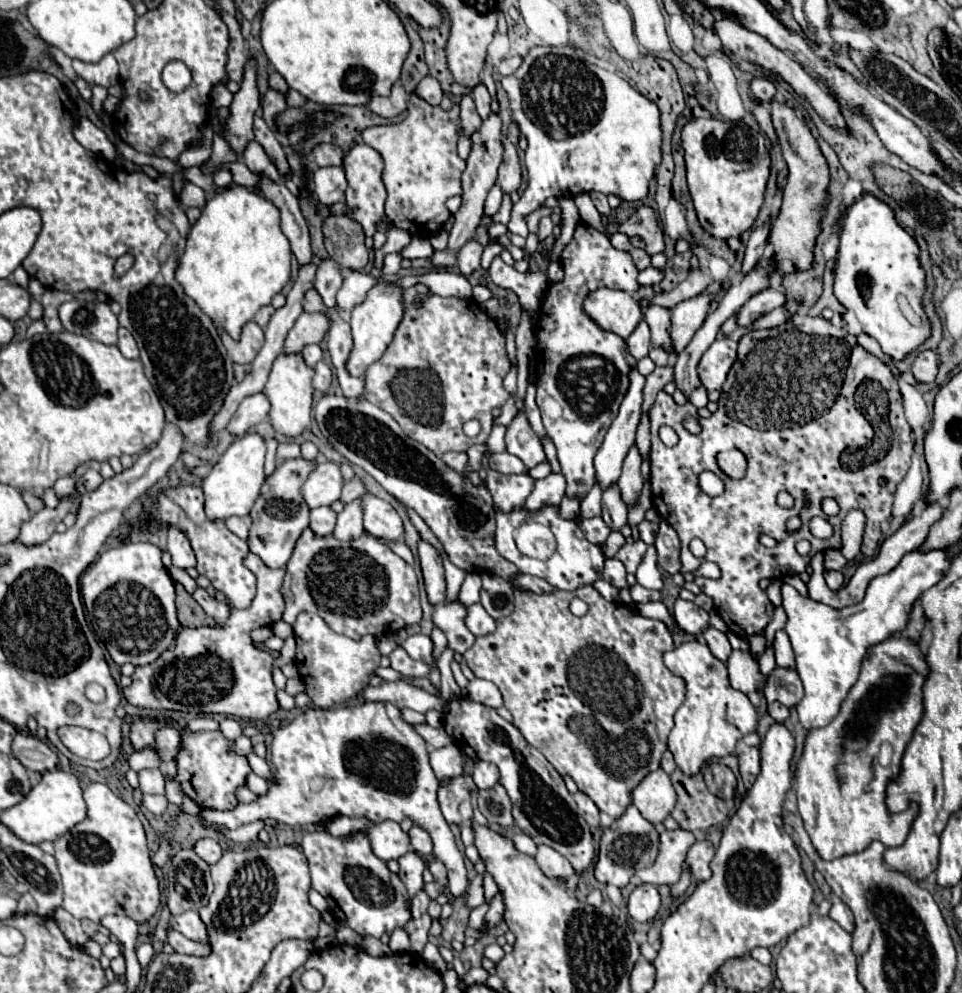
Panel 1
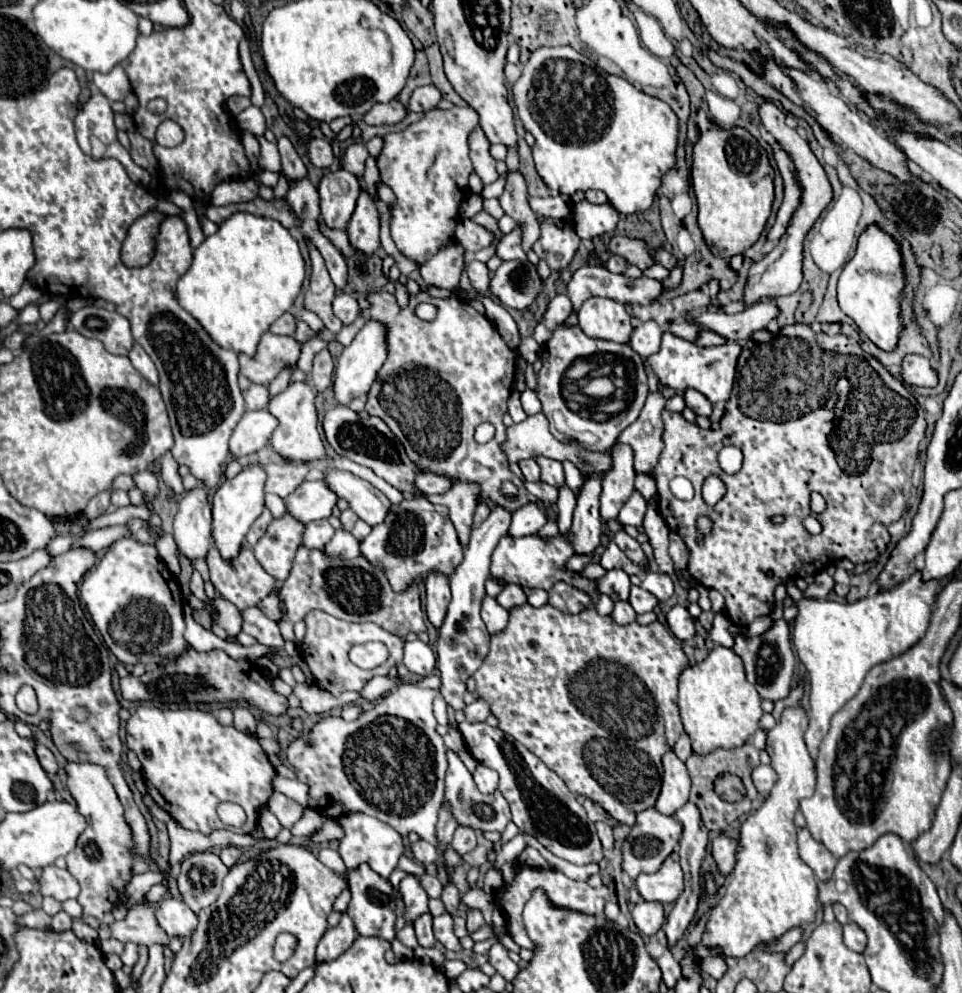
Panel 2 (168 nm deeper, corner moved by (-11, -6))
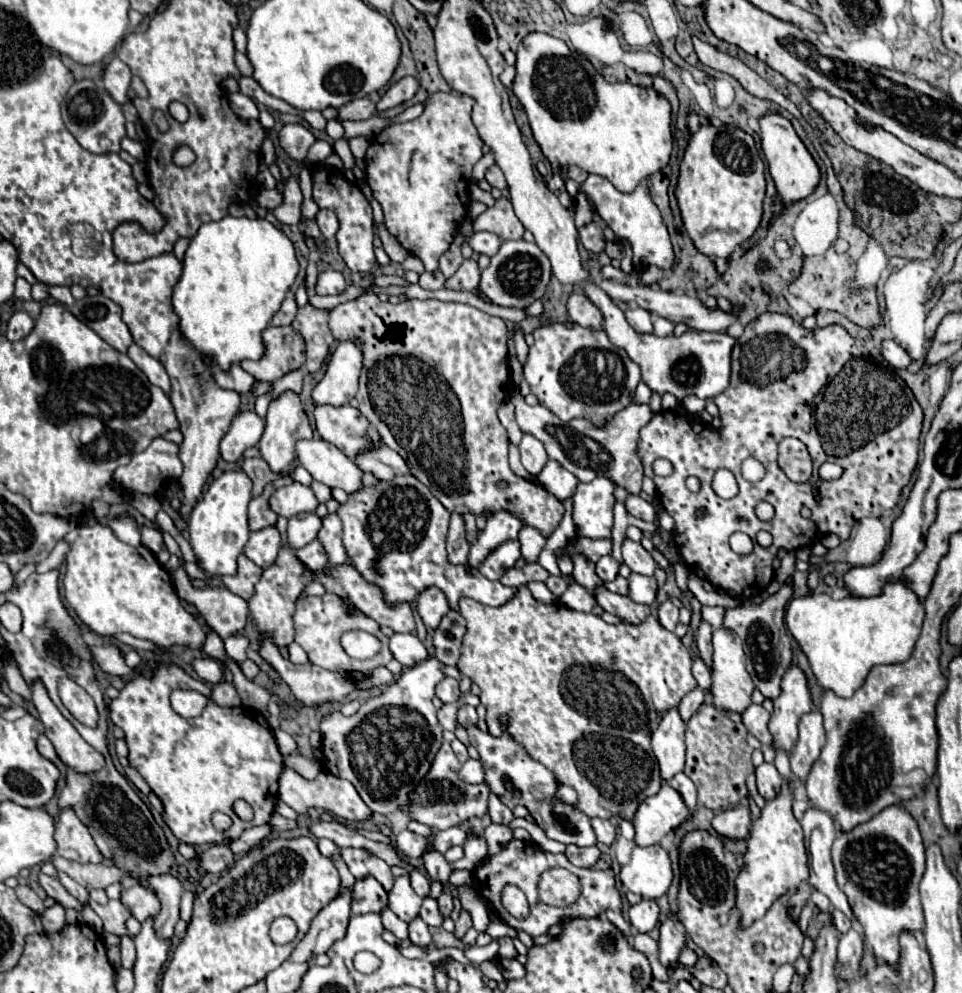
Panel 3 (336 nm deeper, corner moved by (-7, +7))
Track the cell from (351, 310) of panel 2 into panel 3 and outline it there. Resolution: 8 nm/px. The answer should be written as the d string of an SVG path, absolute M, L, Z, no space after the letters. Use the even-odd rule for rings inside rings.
M323 270L317 276L317 284L315 284L315 292L317 294L339 294L345 290L345 280L341 272L335 270Z

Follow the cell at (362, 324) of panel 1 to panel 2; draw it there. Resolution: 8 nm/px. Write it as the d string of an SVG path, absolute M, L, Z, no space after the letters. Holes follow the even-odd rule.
M371 319L359 329L359 333L351 341L351 345L345 347L339 357L339 363L335 369L335 399L337 399L337 403L345 405L353 397L365 395L371 389L371 385L377 377L377 371L381 369L385 359L387 359L387 327L385 327L385 323Z

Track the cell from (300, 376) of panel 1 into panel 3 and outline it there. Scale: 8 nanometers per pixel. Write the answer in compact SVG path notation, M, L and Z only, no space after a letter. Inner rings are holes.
M283 392L277 400L269 404L269 412L265 416L265 432L261 436L259 448L261 448L261 458L269 464L271 472L281 472L291 466L295 460L293 456L293 444L301 438L313 438L313 430L309 426L309 420L303 412L301 400L295 392Z

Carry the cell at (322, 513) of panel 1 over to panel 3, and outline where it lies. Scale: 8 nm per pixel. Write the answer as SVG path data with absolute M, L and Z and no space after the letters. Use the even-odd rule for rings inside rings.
M307 512L307 514L297 514L293 518L289 518L287 522L287 540L289 540L289 548L299 550L305 544L313 542L317 538L317 532L321 528L321 518Z

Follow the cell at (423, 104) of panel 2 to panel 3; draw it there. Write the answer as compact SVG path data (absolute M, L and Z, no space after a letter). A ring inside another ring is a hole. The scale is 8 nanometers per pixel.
M401 78L399 82L395 82L377 102L377 110L387 110L393 108L397 104L403 104L405 100L411 100L417 92L417 78Z

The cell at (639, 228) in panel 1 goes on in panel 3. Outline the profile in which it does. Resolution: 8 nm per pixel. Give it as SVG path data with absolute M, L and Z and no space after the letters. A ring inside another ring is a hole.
M591 222L591 224L587 224L585 228L581 228L579 230L579 242L589 250L589 252L601 252L601 250L605 250L605 238L603 238L603 230L595 224L595 222Z

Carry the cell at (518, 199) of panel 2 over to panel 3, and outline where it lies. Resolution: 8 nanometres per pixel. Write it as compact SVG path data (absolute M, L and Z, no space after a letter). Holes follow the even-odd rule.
M499 198L493 208L487 208L481 216L477 216L473 220L473 228L475 232L487 230L491 234L497 234L501 240L519 240L525 232L507 198Z

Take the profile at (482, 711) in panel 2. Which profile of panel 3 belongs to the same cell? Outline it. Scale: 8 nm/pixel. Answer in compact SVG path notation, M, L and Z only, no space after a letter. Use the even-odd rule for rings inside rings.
M463 706L461 710L459 710L459 724L463 726L463 728L469 728L469 726L477 726L477 722L479 722L479 718L477 718L477 712L475 712L475 708L473 706Z

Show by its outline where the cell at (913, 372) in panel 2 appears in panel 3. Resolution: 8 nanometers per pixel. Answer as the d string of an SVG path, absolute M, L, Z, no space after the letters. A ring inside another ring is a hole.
M893 340L881 342L881 354L893 368L907 368L911 364L911 356Z

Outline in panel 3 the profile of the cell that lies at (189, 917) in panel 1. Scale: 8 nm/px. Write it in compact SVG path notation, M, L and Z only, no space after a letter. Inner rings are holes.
M141 886L125 888L121 892L121 902L131 912L131 916L137 918L139 922L147 920L149 916L155 916L161 906L157 900L157 894L149 892L147 888L141 888Z

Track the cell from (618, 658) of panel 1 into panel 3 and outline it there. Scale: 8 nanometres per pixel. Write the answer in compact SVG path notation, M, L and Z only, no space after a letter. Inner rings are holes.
M521 586L517 596L513 600L509 600L507 604L499 606L499 608L483 606L483 604L479 604L475 600L461 598L459 600L459 614L465 618L465 628L467 630L463 634L461 656L459 656L457 668L459 668L459 672L463 676L473 678L473 682L479 684L479 688L481 688L479 698L481 698L481 702L487 708L485 722L487 722L489 734L491 736L501 736L503 730L497 724L497 718L501 714L509 714L511 716L511 724L507 728L507 734L525 748L529 758L533 758L533 760L541 762L543 766L547 766L555 774L555 780L559 784L571 786L577 792L577 804L575 804L577 810L581 810L589 818L619 818L619 820L625 818L625 820L633 820L641 800L657 794L659 788L661 788L661 782L663 782L661 774L659 774L657 758L653 756L653 750L649 748L649 736L657 728L657 724L663 718L663 714L667 710L679 706L681 698L689 690L693 690L697 686L697 682L695 682L695 678L691 674L691 664L693 664L691 654L681 644L681 640L673 632L661 628L661 624L657 624L655 616L645 618L645 624L639 624L639 626L631 626L631 624L605 624L599 616L593 616L593 614L577 612L577 610L571 610L571 608L565 608L565 606L557 606L557 604L539 604L531 596L527 586Z

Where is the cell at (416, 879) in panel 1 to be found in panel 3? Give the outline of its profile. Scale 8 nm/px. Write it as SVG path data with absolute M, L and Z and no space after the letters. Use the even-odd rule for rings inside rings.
M409 876L395 878L395 886L389 892L389 908L407 924L419 916L423 898L417 896L409 884Z

